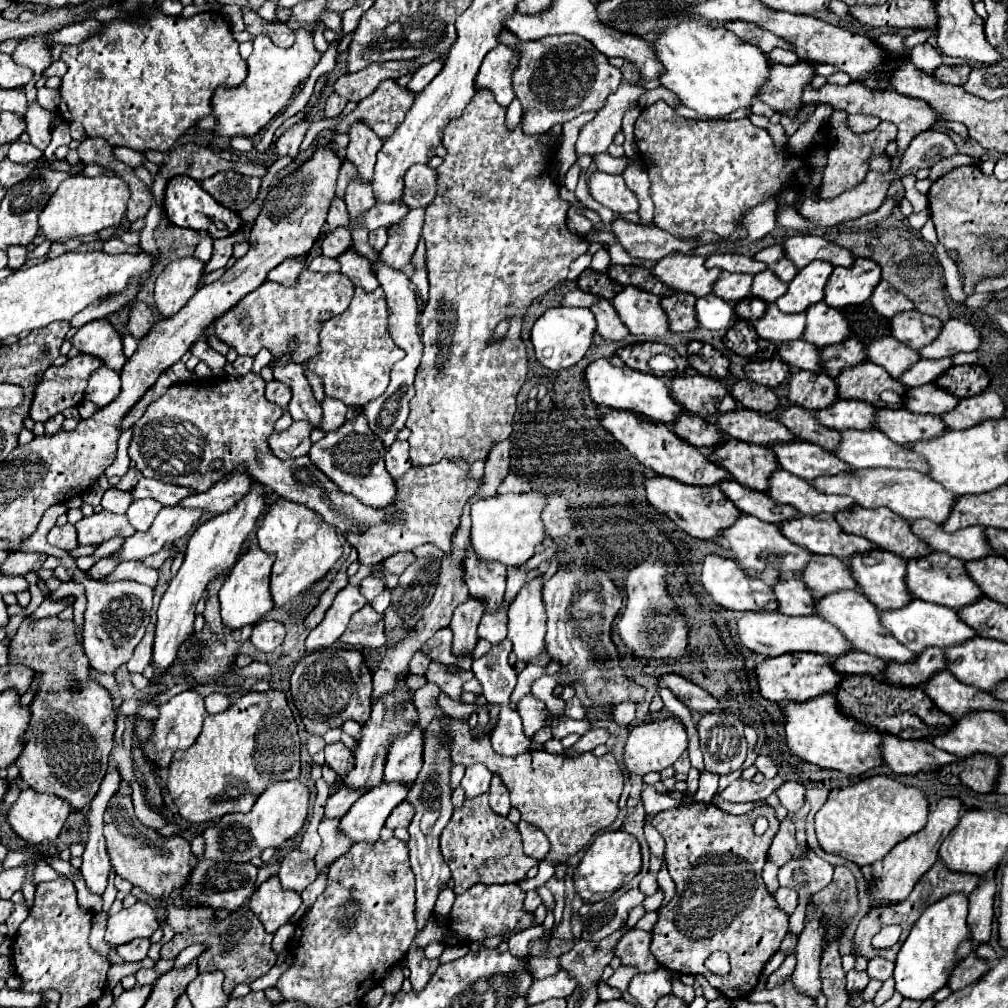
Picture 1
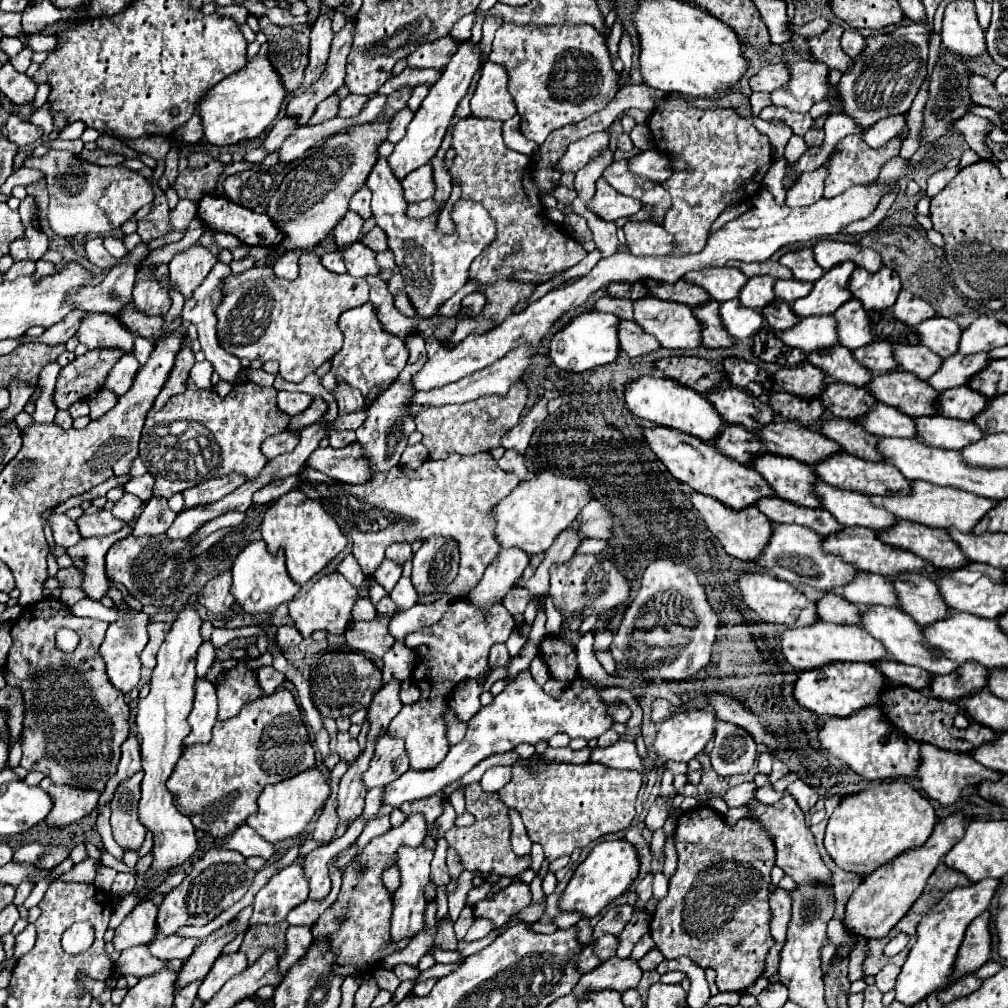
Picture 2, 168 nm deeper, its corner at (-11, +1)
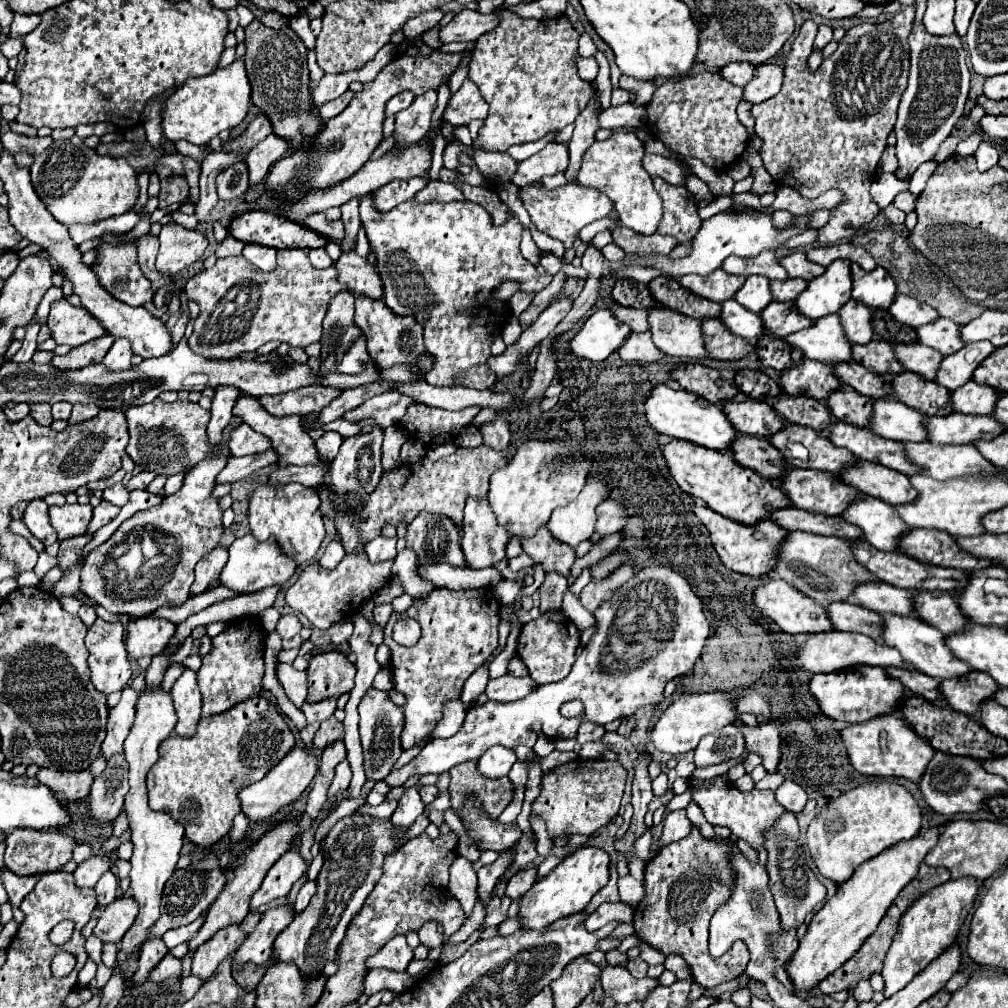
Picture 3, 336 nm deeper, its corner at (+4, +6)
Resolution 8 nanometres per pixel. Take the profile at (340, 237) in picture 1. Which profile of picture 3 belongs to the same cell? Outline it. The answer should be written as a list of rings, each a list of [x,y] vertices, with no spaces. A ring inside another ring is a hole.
[[[342,252],[334,262],[338,270],[338,282],[344,282],[354,294],[364,294],[370,298],[382,298],[382,280],[378,270],[362,256],[352,252]]]

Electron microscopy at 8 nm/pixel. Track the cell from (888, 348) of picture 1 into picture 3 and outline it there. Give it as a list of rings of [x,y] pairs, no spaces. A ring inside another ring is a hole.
[[[898,344],[894,346],[894,354],[904,370],[920,374],[922,378],[928,380],[934,380],[942,360],[942,356],[936,350],[924,344]]]

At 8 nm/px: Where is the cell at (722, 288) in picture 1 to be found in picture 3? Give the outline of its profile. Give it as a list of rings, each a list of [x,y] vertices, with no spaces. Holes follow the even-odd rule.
[[[748,276],[744,286],[736,292],[736,302],[742,304],[744,308],[752,310],[752,312],[760,312],[762,308],[766,308],[772,302],[772,294],[768,288],[770,280],[764,276]]]

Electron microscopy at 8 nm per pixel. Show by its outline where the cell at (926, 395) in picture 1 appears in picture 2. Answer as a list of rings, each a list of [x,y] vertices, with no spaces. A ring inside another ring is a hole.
[[[957,387],[957,389],[949,389],[949,391],[941,393],[939,413],[943,413],[945,417],[955,417],[955,415],[963,413],[963,417],[955,417],[955,419],[971,421],[981,411],[985,411],[987,403],[989,403],[989,399],[985,399],[985,395],[973,391],[971,387]]]

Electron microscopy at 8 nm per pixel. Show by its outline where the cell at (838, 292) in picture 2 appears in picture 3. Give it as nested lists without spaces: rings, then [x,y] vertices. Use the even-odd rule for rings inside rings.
[[[834,260],[822,276],[808,282],[806,290],[800,294],[800,298],[796,298],[794,306],[806,318],[816,320],[826,314],[834,314],[850,300],[850,292],[850,260]]]

